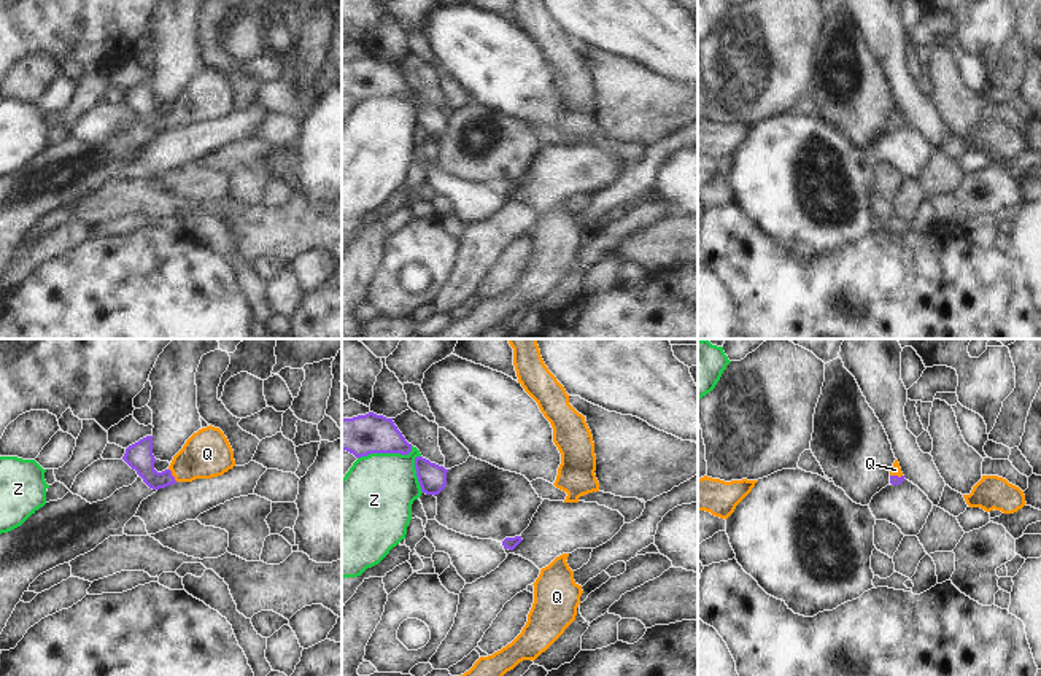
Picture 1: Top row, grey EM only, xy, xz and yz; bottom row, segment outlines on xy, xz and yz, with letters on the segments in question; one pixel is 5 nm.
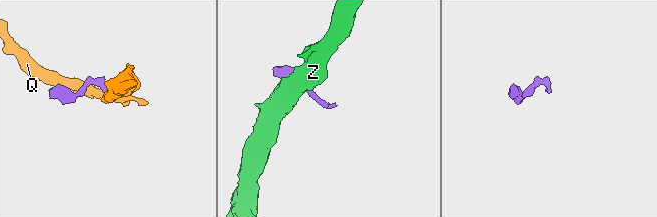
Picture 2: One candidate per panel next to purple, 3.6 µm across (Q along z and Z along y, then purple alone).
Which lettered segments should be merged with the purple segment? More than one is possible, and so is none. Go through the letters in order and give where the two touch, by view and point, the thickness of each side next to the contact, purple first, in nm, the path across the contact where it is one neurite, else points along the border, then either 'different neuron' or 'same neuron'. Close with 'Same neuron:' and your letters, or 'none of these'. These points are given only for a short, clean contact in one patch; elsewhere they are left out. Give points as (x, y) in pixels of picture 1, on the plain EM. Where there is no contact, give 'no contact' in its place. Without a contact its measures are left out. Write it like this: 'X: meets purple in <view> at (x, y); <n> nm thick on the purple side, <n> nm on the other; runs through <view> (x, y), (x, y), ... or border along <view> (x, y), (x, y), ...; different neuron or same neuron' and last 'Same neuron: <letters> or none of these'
Q: meets purple in xy at (170, 118); 140 nm thick on the purple side, 240 nm on the other; runs through xy (139, 99), (156, 120), (170, 118), (207, 97); same neuron
Z: meets purple in xz at (386, 96); 200 nm thick on the purple side, 380 nm on the other; different neuron
Same neuron: Q

